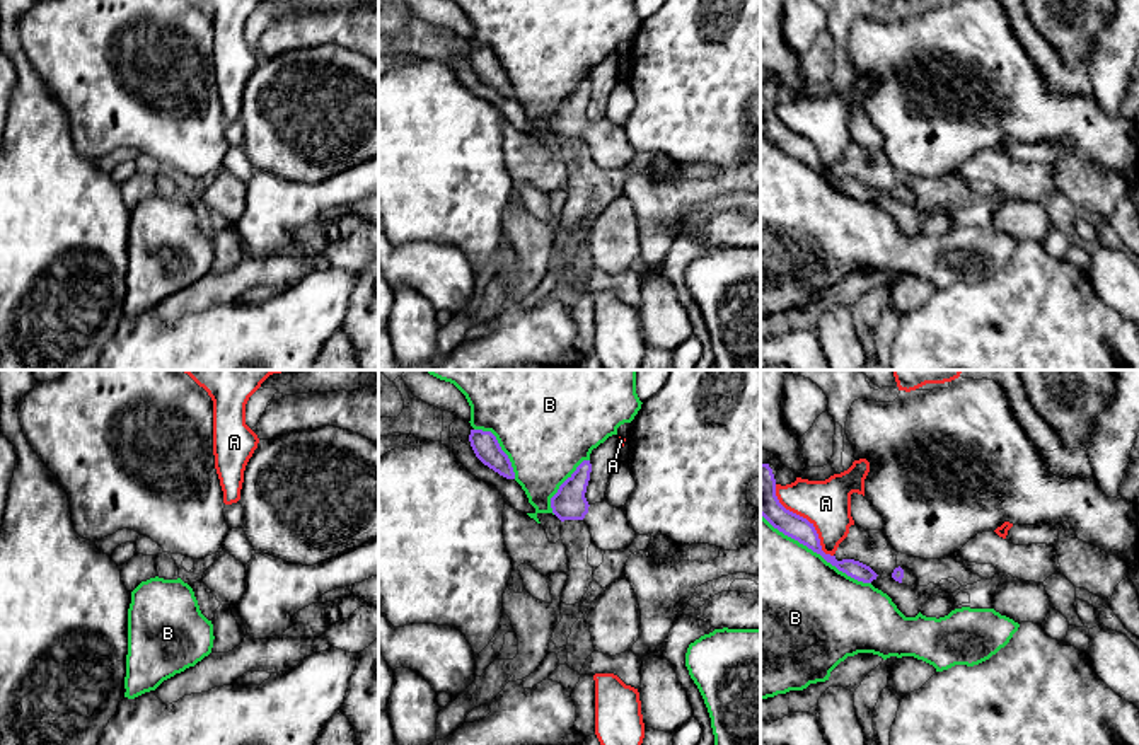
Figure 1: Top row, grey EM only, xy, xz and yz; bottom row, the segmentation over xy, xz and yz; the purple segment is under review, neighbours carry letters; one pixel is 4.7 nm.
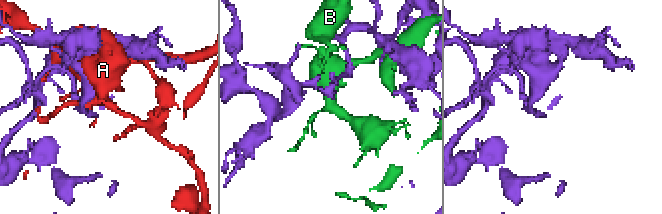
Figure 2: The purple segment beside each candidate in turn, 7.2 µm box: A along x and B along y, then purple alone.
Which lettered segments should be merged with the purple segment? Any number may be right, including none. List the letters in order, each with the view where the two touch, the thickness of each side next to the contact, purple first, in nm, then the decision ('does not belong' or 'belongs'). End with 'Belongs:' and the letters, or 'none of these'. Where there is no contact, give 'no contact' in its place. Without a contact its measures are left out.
A: contact in yz; calibres 150 and 220 nm; does not belong
B: contact in yz; calibres 120 and 480 nm; does not belong
Belongs: none of these

